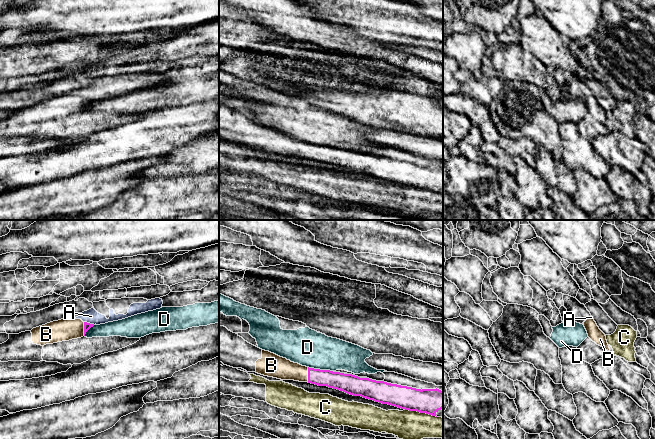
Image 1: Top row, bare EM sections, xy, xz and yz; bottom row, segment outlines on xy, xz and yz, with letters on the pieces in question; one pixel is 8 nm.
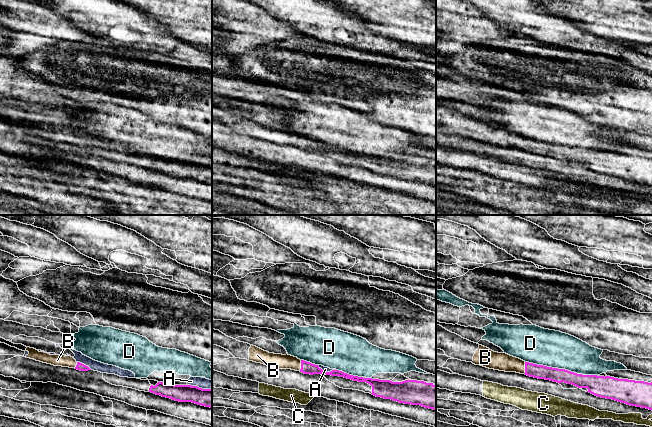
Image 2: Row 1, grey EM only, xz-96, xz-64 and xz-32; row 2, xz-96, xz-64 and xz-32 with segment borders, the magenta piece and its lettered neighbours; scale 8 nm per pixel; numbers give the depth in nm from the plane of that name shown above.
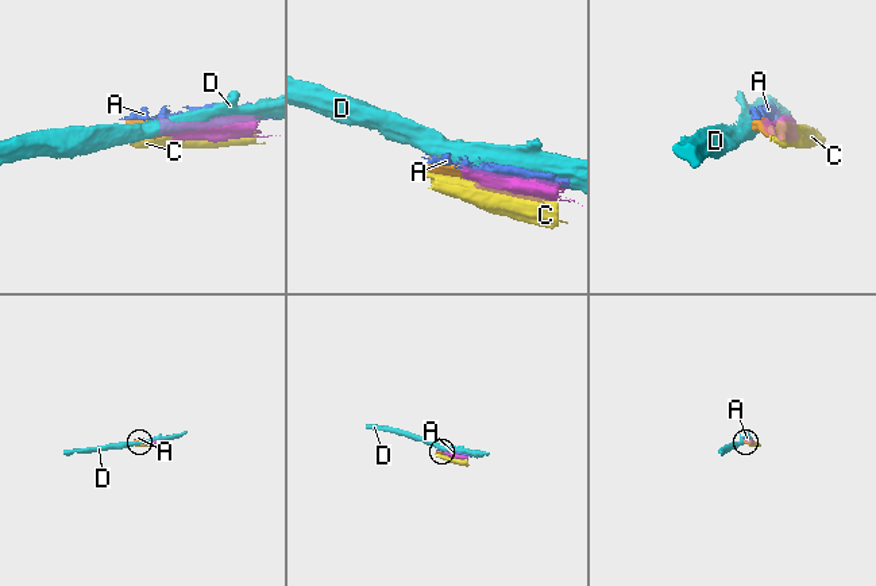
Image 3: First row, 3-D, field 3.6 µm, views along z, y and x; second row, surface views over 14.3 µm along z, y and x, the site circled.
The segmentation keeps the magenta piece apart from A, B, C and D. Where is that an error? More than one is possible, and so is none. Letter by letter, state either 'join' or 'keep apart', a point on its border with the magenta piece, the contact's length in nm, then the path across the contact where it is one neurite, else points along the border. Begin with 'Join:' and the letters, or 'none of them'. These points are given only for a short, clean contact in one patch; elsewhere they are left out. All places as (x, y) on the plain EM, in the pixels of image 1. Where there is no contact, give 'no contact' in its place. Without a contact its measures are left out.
Join: B
A: keep apart; meets magenta in xy at (89, 99); contact 90 nm long
B: join; meets magenta in xz at (308, 150); contact 120 nm long; runs through xz (336, 156), (308, 150), (278, 143)
C: keep apart; meets magenta in xz at (421, 188); contact 260 nm long
D: keep apart; meets magenta in xz at (319, 145); contact 200 nm long

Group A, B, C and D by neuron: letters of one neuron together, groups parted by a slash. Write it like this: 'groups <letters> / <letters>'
groups A / B / C / D

